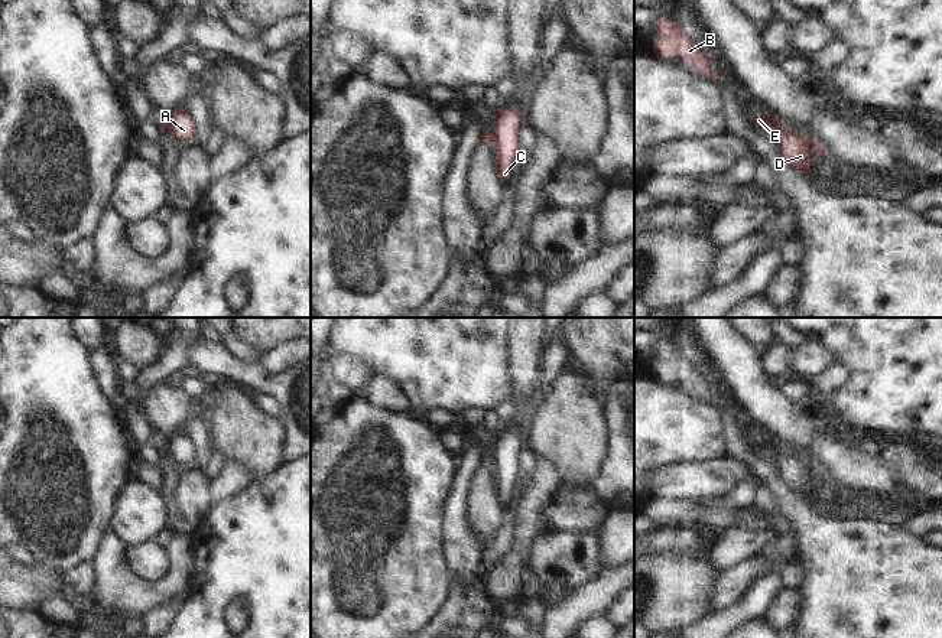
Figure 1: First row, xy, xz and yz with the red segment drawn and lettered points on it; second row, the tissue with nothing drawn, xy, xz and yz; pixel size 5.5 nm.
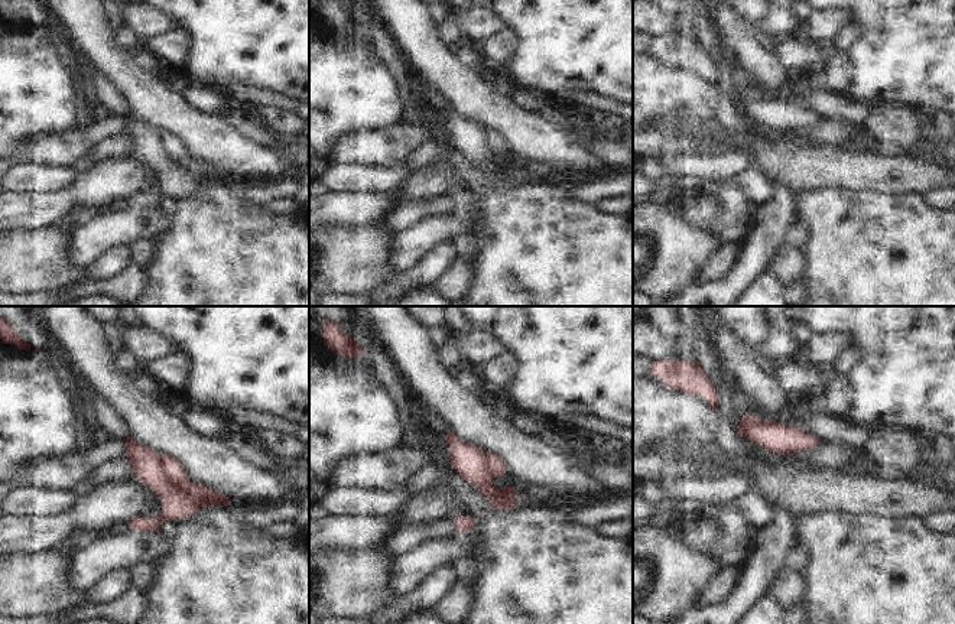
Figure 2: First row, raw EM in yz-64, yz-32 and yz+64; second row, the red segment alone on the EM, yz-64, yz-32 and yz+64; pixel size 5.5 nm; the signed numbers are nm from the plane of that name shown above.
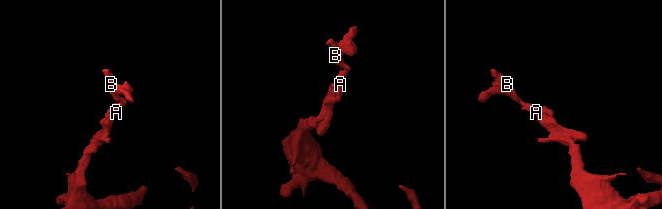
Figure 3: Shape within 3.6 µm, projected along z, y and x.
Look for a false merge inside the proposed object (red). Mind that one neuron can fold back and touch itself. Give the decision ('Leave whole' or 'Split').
Split

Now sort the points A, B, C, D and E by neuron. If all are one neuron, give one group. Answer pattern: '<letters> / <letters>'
A B C E / D

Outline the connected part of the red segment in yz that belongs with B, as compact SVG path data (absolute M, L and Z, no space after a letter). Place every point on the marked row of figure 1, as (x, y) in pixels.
M659 16L657 19L654 53L663 55L667 61L675 55L680 55L695 69L695 72L704 72L708 78L715 79L715 72L709 66L709 61L702 49L686 38L682 32L680 23L663 16Z

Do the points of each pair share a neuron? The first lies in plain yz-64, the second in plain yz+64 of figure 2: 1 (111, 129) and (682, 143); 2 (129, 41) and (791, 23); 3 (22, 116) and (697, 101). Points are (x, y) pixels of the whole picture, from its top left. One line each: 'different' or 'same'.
1: same
2: same
3: same

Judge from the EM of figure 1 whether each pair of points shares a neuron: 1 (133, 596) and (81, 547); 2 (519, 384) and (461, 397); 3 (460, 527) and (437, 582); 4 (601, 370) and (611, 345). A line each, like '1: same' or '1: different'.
1: different
2: different
3: different
4: same

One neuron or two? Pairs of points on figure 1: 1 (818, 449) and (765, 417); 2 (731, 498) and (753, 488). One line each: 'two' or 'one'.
1: one
2: one

